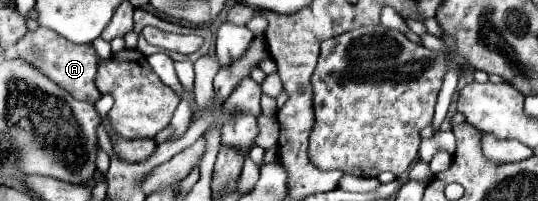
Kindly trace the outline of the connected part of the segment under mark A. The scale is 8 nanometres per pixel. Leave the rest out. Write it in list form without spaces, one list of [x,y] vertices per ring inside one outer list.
[[[39,26],[37,30],[29,30],[17,42],[17,52],[19,52],[19,58],[23,58],[29,64],[33,64],[43,76],[53,80],[63,90],[67,90],[73,98],[83,100],[83,102],[91,102],[91,104],[95,104],[101,98],[101,92],[95,86],[99,56],[95,52],[93,44],[75,46],[73,42],[65,42],[65,38],[61,38],[53,30]]]

